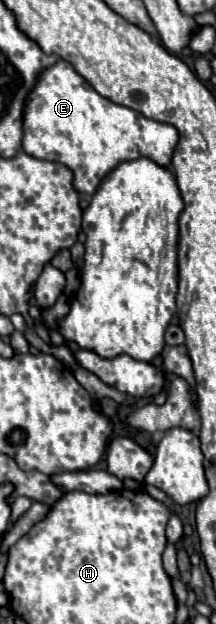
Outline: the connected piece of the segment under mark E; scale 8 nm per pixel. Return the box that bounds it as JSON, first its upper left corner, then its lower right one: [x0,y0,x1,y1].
[23,59,177,195]

